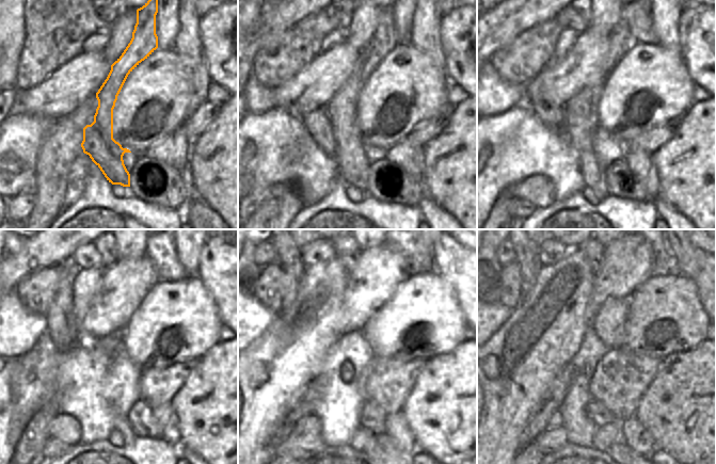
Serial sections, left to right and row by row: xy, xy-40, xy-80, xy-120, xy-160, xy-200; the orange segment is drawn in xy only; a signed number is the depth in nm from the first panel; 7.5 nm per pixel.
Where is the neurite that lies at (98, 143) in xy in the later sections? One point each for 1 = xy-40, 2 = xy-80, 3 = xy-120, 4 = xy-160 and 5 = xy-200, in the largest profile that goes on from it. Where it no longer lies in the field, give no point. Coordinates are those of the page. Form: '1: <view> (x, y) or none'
1: xy-40 (335, 128)
2: xy-80 (578, 120)
3: xy-120 (63, 333)
4: xy-160 (372, 446)
5: xy-200 (619, 446)

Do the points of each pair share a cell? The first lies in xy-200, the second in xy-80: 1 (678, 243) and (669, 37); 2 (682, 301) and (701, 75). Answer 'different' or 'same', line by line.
1: different
2: different

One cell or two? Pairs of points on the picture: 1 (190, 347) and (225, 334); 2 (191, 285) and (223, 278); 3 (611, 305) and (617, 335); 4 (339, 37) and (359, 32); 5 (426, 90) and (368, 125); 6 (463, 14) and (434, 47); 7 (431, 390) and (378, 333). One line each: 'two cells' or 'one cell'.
1: two cells
2: two cells
3: one cell
4: two cells
5: one cell
6: two cells
7: two cells

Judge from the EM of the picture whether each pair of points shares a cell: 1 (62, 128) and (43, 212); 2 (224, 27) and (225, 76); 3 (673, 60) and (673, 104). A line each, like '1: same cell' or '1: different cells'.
1: same cell
2: same cell
3: same cell

